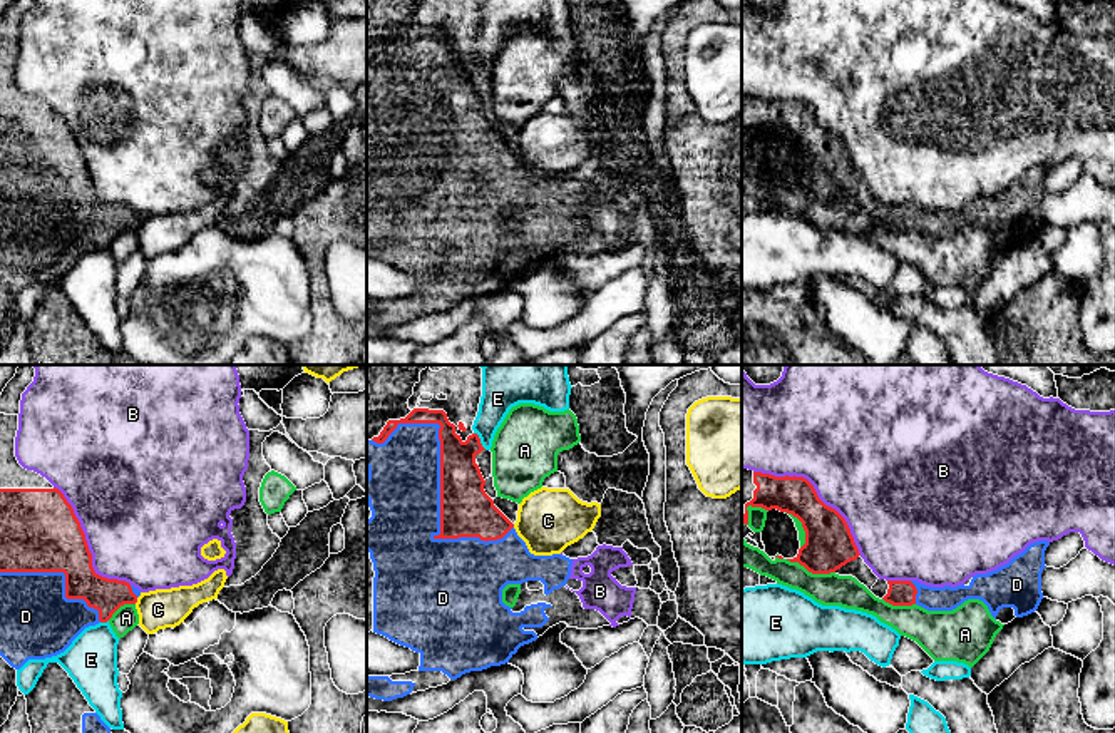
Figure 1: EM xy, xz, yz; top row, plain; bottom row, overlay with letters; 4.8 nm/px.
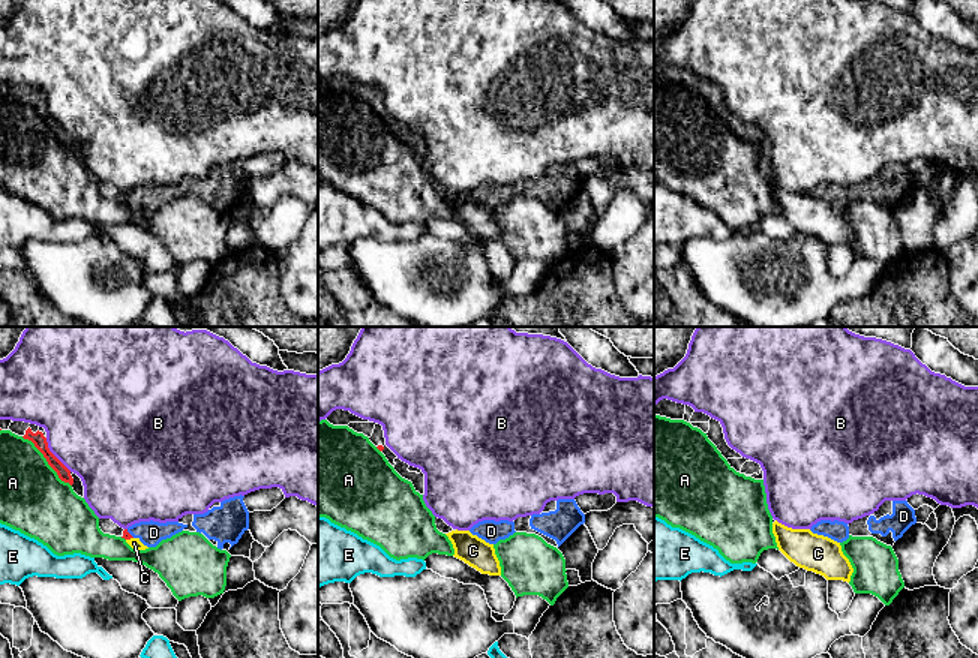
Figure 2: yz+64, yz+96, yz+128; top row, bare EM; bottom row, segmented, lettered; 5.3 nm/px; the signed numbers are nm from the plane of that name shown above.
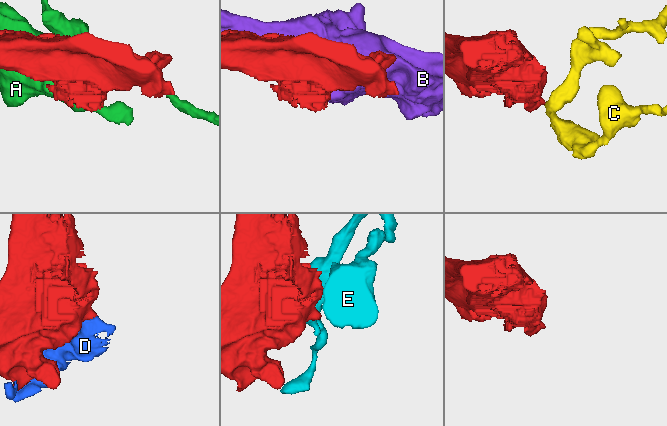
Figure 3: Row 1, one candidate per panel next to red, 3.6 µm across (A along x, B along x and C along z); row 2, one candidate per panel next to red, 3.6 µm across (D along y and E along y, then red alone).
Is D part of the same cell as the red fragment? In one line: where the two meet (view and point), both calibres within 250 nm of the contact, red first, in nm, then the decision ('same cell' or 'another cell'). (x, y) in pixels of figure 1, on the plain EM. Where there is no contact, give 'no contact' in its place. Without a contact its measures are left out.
xz (441, 109) | 260/360 nm | same cell

